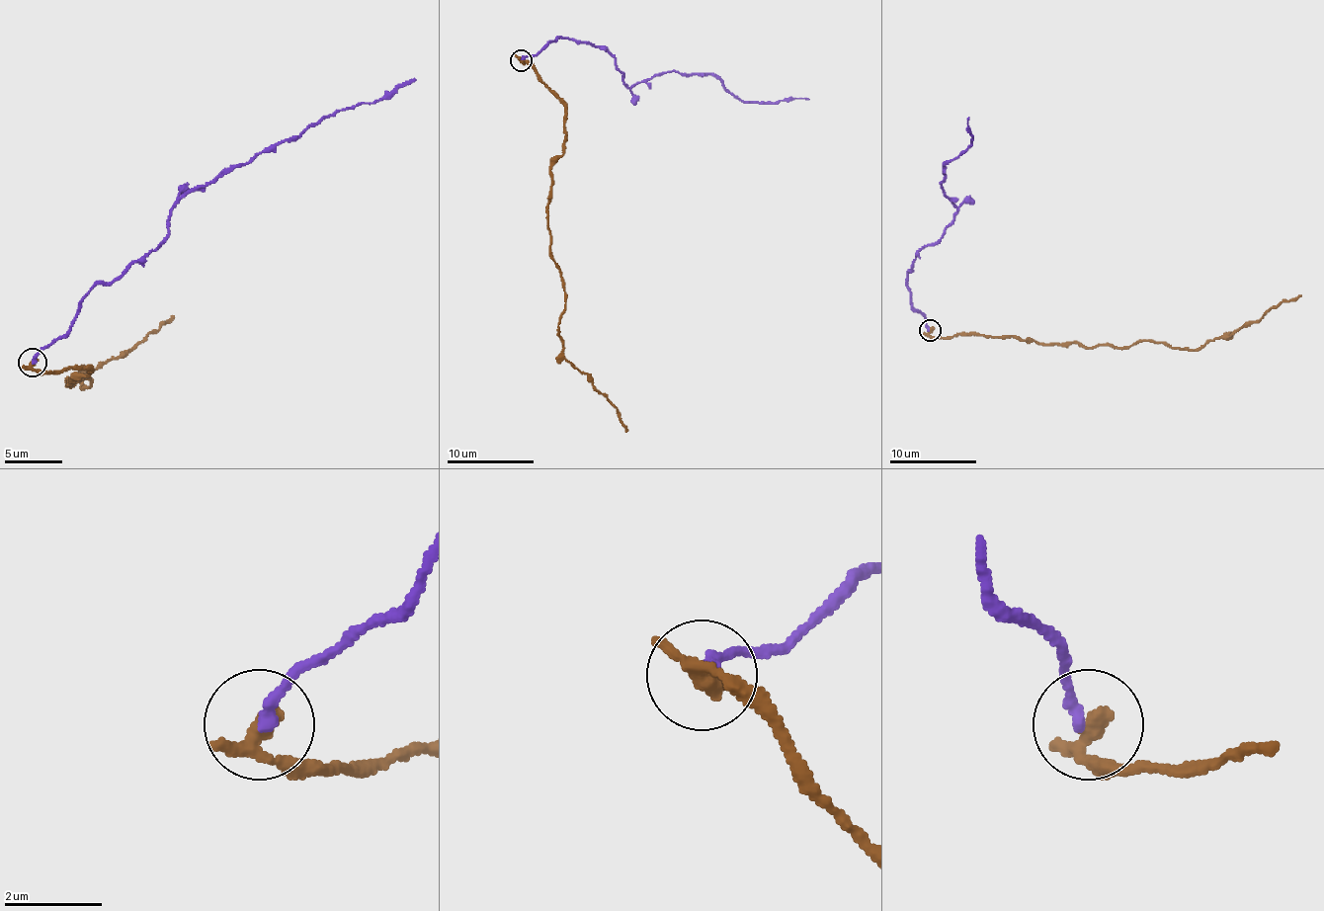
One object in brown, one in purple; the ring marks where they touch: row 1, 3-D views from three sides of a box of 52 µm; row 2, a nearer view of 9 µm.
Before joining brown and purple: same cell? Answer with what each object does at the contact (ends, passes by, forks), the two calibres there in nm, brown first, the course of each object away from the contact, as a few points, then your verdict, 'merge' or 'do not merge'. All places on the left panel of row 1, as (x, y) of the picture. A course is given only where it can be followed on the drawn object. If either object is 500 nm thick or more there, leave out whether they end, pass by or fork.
brown passes by; purple ends; calibres 320 and 240 nm; course brown (31, 363), (40, 372), (89, 369), (69, 379), (86, 377), (80, 388), (89, 372), (173, 316); course purple (31, 363), (69, 331), (98, 285), (167, 235), (179, 201), (329, 114), (387, 99), (416, 79); do not merge

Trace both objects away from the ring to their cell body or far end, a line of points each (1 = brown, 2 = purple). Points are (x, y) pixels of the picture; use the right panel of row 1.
1: (930, 330), (932, 337), (1011, 337), (1089, 348), (1127, 348), (1147, 341), (1199, 350), (1301, 295)
2: (928, 330), (913, 306), (908, 272), (956, 208), (941, 187), (943, 165), (971, 143), (969, 118)

